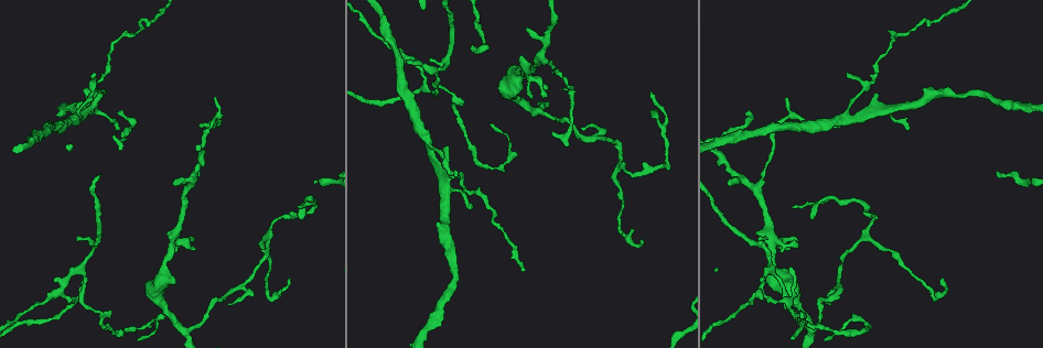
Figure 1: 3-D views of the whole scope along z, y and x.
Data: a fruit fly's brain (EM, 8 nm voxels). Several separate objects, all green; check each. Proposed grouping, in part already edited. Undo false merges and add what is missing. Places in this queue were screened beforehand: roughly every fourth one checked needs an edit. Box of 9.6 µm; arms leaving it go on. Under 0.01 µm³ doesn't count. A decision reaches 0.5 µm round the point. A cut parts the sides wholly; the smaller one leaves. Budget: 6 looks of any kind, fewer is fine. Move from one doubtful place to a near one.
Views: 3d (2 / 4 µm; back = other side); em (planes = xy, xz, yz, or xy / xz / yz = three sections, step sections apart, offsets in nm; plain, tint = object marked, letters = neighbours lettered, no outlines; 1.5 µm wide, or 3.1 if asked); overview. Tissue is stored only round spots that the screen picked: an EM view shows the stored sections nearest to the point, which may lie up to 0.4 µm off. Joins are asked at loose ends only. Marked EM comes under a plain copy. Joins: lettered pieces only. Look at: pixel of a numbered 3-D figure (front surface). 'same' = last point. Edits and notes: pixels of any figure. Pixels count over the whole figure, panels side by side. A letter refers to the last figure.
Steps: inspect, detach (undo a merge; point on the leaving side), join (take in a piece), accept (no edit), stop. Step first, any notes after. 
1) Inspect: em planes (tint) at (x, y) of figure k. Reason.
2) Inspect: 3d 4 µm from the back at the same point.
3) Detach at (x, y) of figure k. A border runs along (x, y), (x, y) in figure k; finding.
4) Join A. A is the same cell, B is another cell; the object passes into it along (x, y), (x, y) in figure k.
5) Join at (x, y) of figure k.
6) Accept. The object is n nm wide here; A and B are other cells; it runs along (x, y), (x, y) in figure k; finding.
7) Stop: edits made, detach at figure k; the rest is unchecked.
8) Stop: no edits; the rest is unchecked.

Inspect: 3d 4 µm from the back at (906, 129) of figure 1. Tapers out.

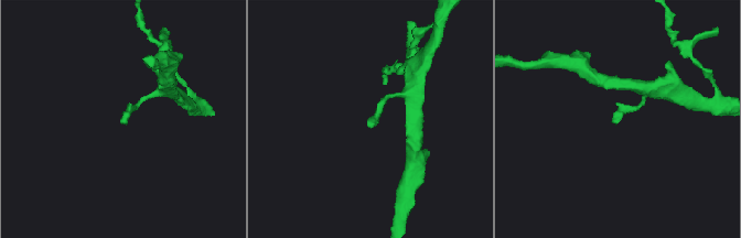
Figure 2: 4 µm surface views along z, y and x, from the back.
Inspect: em planes (letters) at (616, 123) of figure 2. Now the EM.

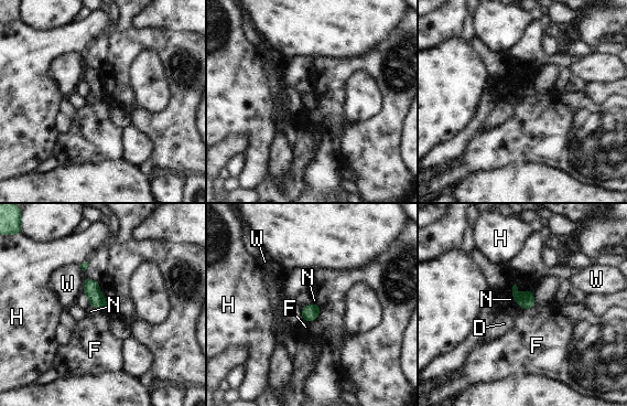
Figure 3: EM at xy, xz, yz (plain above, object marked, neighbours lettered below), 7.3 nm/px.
Accept. D, F, H, N and W are other cells; a border runs along (316, 302), (301, 308) in figure 3; no lettered piece goes on from it.

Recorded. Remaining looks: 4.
Inspect: em planes (letters) at (80, 117) of figure 1. Three arms meet.

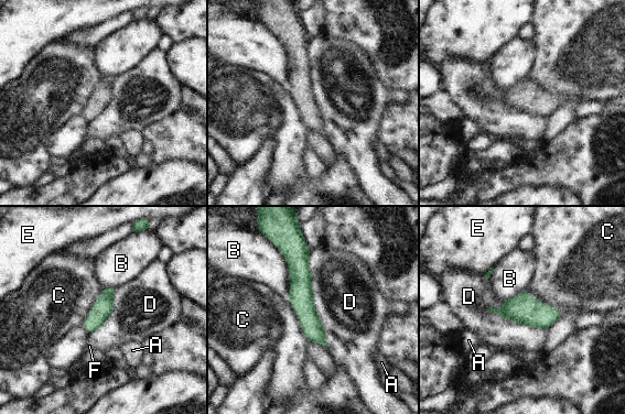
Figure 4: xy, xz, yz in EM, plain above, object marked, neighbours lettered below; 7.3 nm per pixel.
Accept. A, B, C, D, E and F are other cells; a border runs along (310, 250), (312, 297), (327, 348) in figure 4; all the same cell.

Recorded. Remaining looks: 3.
Inspect: em xz step 4 (tint) at (810, 332) of figure 1. Abrupt turn.

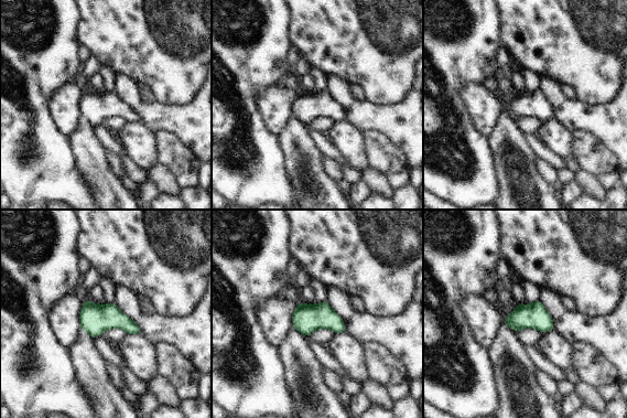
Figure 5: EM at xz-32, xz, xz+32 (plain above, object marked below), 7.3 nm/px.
Inspect: em xy step 4 (letters) at the same point.

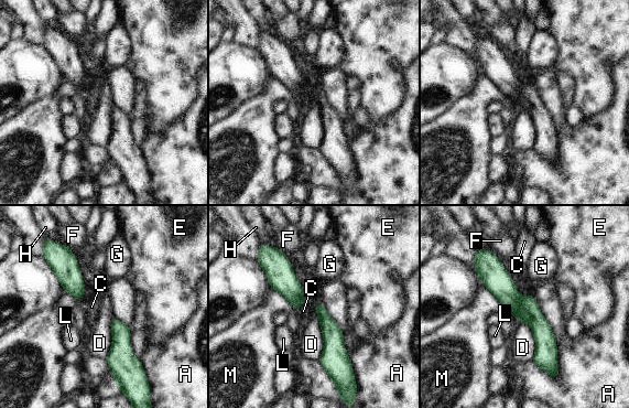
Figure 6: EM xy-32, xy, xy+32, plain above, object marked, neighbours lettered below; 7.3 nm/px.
Accept. The longest contact is with A, 650 nm; A, C, D, E, F, G, H, L and M are other cells; it runs along (486, 259), (539, 324), (554, 369) in figure 6; all the same cell.

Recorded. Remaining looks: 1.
Stop: no edits; the rest is unchecked.

